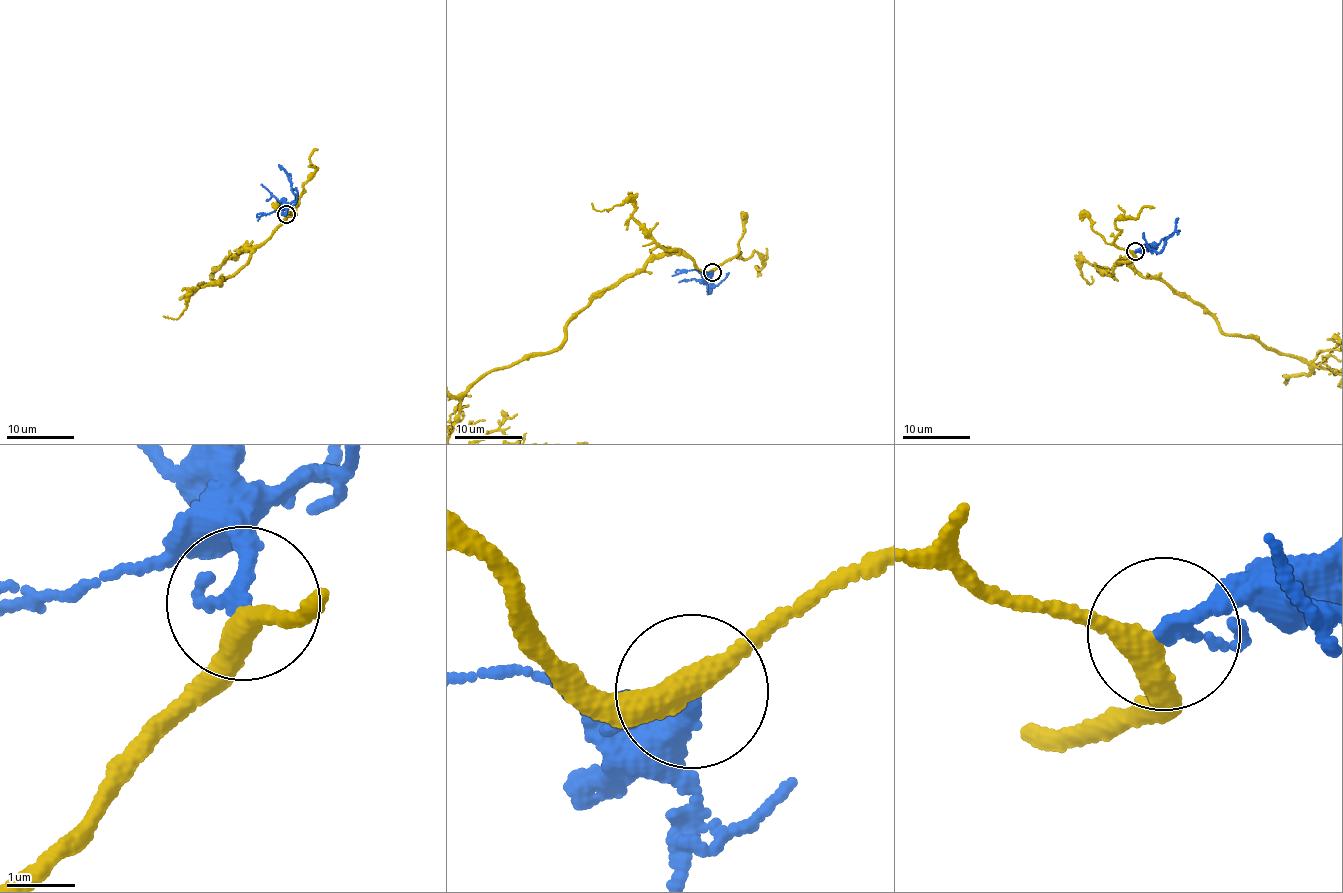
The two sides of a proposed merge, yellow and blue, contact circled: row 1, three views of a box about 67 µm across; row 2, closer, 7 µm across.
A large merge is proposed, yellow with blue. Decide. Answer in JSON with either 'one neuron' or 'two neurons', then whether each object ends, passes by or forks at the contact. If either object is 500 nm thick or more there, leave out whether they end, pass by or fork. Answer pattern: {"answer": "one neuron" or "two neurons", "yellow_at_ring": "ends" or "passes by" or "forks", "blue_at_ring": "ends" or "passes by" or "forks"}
{"answer": "one neuron", "yellow_at_ring": "passes by", "blue_at_ring": "passes by"}

